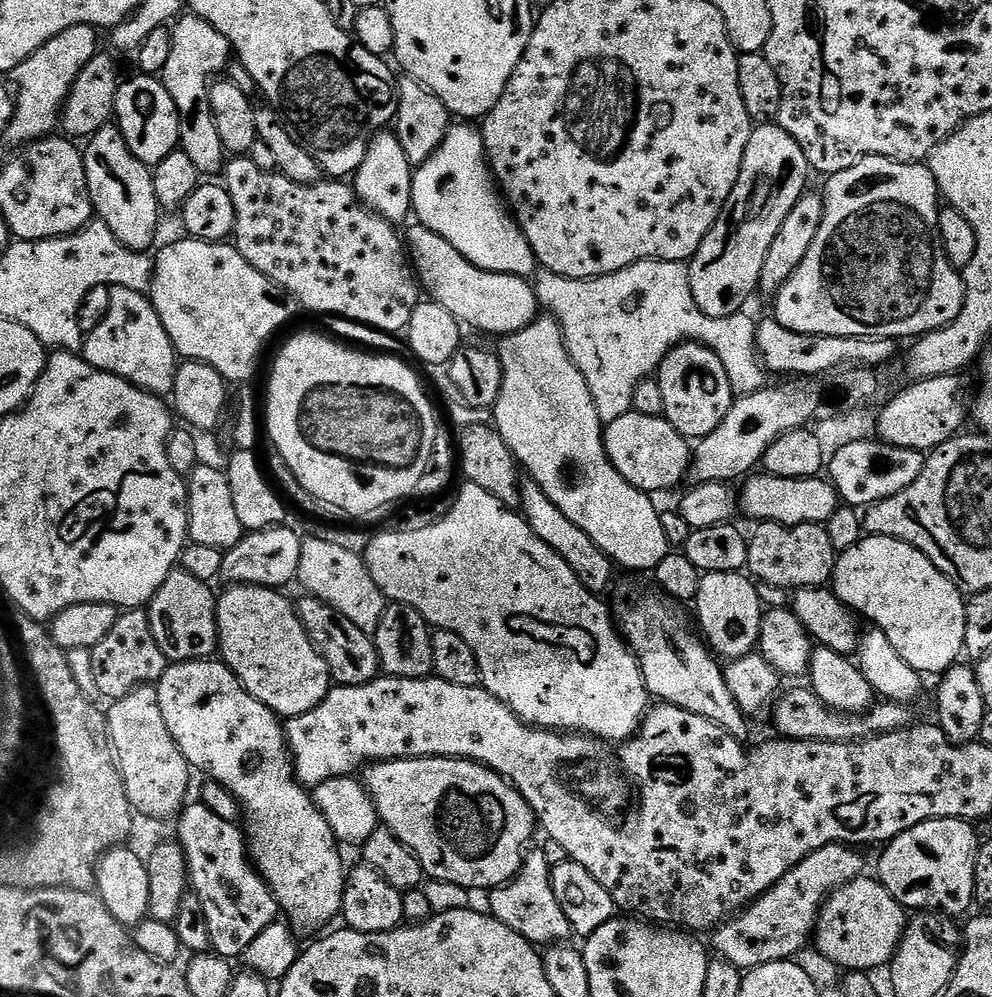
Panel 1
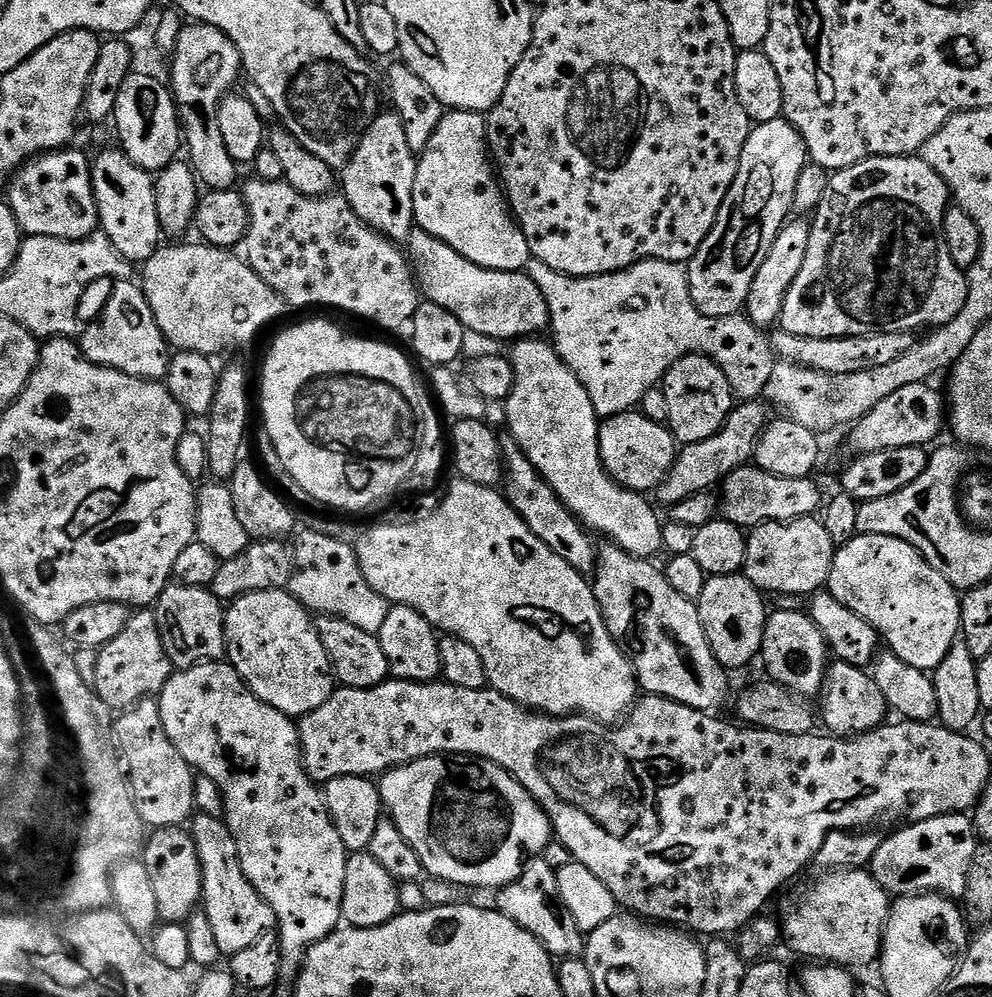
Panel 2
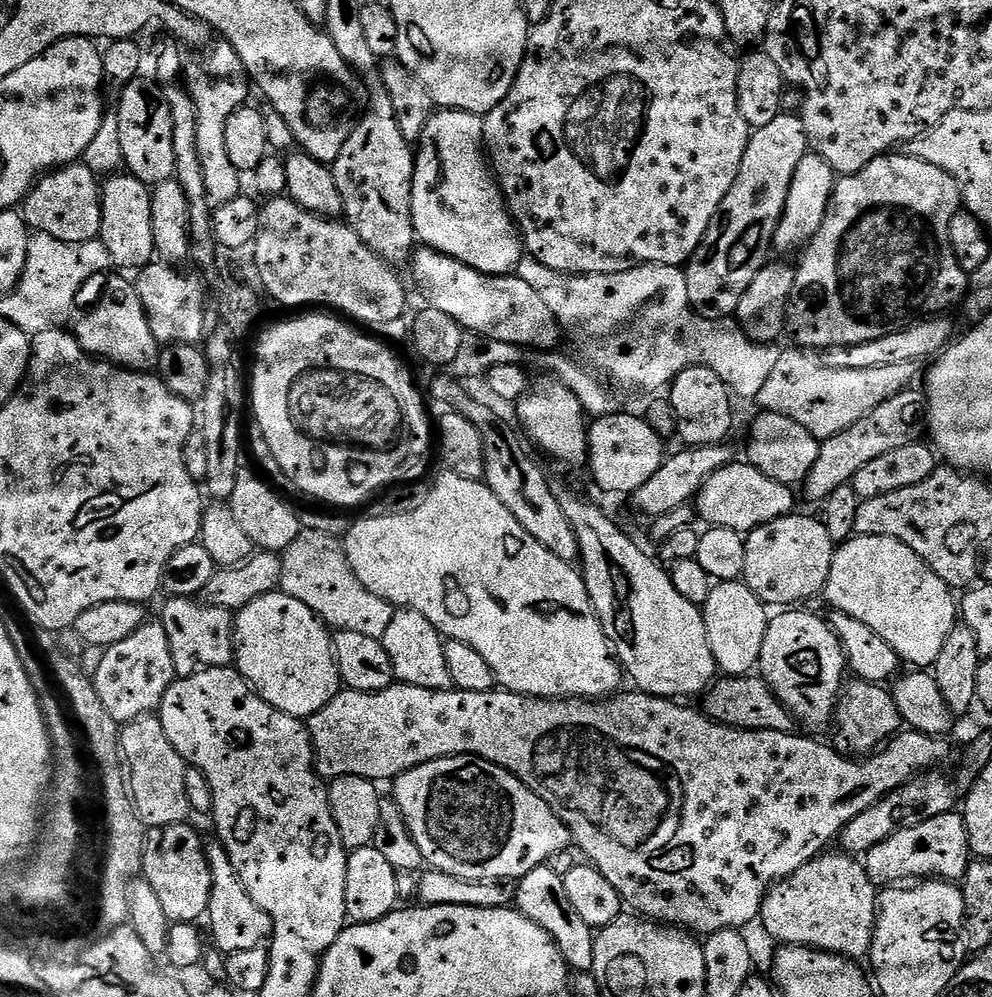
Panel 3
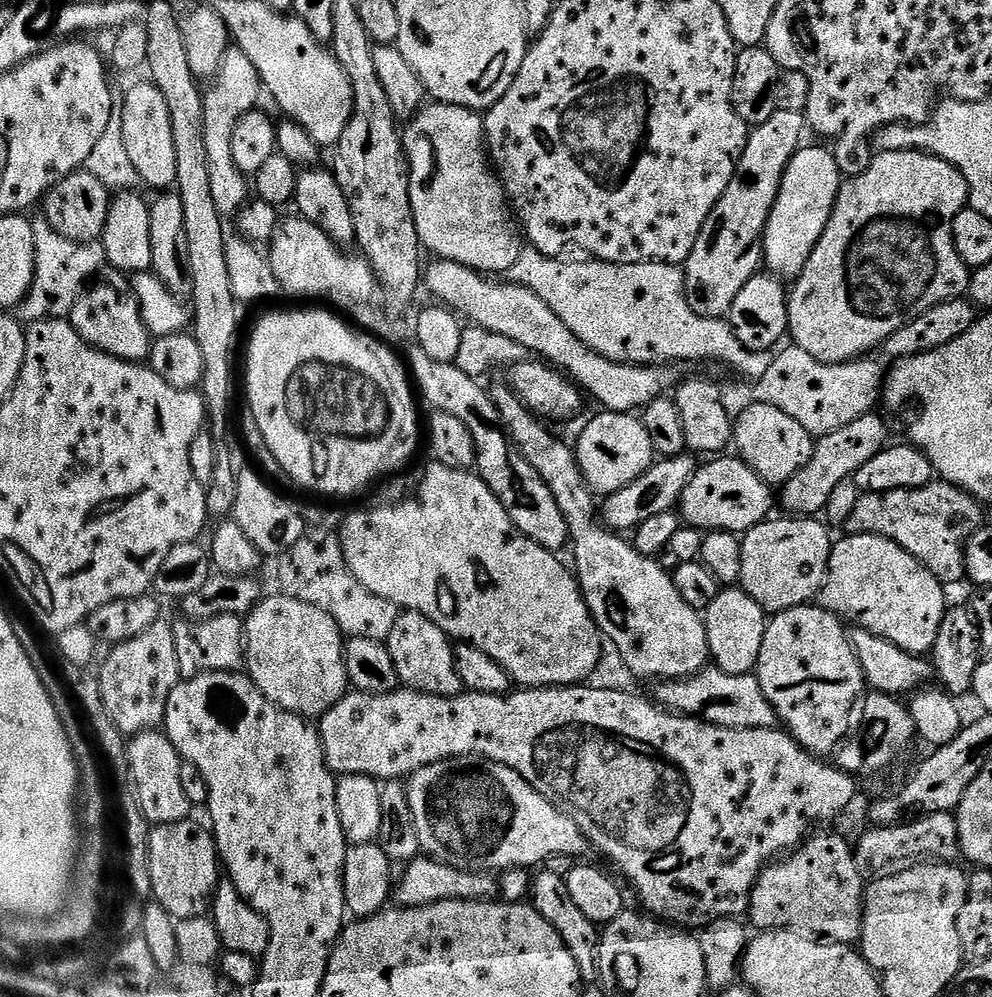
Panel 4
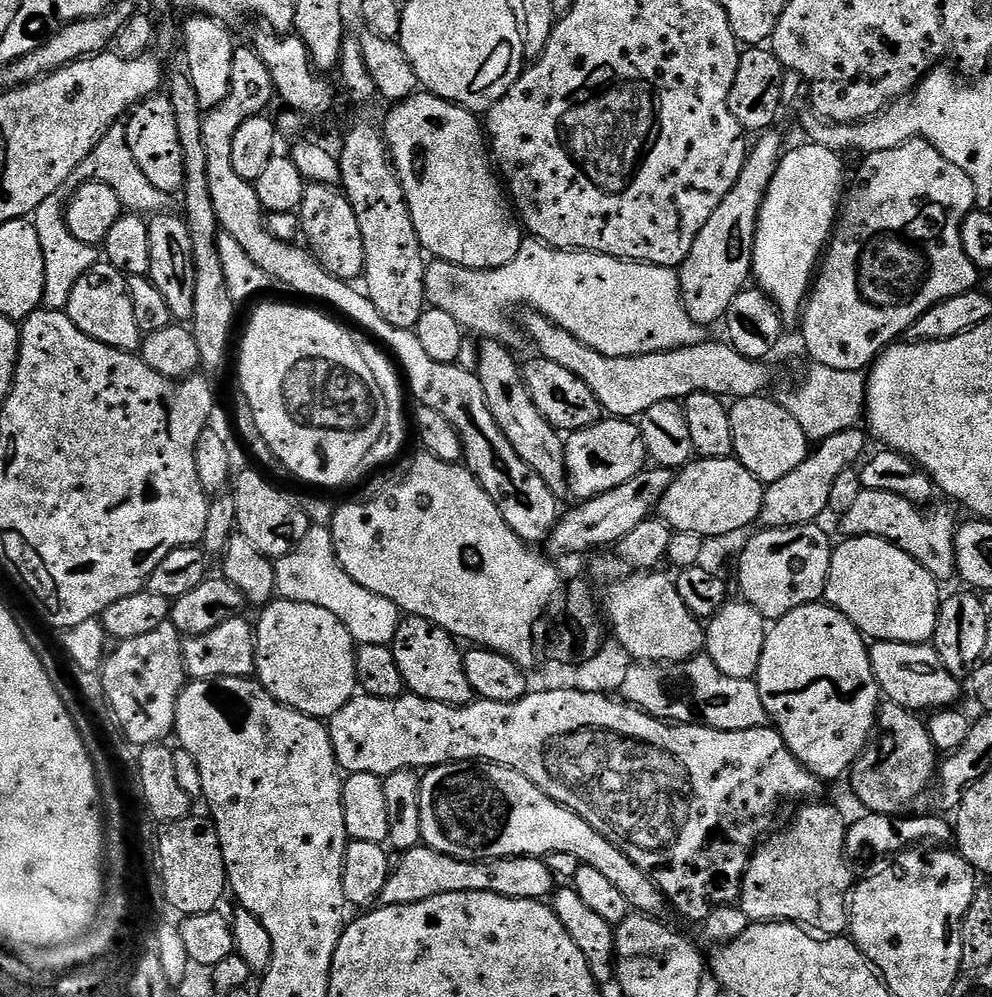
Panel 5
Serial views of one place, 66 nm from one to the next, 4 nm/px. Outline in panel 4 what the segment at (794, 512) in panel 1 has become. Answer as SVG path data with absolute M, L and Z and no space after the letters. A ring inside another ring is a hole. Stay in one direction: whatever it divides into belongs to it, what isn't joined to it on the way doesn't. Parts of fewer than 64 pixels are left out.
M712 458L709 459L712 460L709 464L701 463L697 467L690 486L686 486L686 490L682 494L678 512L682 517L683 523L693 528L743 534L748 529L753 528L755 524L762 524L769 519L771 512L768 511L771 510L772 504L774 508L774 492L757 472L750 470L750 466L744 464L743 460L739 458L733 458L733 460L720 459L724 458Z

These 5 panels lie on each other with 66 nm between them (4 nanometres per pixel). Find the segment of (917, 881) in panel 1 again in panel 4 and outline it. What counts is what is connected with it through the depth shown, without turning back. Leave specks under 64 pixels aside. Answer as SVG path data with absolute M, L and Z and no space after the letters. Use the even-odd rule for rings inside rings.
M930 812L893 828L872 826L867 830L869 832L862 833L860 841L854 844L856 865L865 878L883 873L887 864L896 864L899 860L916 862L923 858L928 862L952 862L957 859L955 856L961 855L956 817L951 812Z

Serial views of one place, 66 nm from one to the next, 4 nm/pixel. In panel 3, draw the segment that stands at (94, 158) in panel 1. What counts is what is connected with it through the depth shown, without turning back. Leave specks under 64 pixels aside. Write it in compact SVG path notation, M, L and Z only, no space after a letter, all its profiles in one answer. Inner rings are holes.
M112 174L103 181L102 226L98 238L106 246L112 264L120 267L117 269L139 270L153 263L156 247L154 246L154 226L150 226L151 201L149 185L143 184L131 174Z

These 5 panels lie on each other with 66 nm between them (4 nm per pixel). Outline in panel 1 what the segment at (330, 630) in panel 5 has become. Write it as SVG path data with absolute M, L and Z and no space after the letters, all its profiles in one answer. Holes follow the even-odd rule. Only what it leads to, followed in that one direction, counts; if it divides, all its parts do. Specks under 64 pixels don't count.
M249 584L228 586L219 593L216 602L216 621L218 622L218 656L225 666L238 677L242 686L258 702L262 702L271 712L281 718L301 716L306 710L314 710L326 698L328 689L333 687L332 675L326 662L306 634L298 618L293 601L284 597L283 591L274 588L259 588Z

